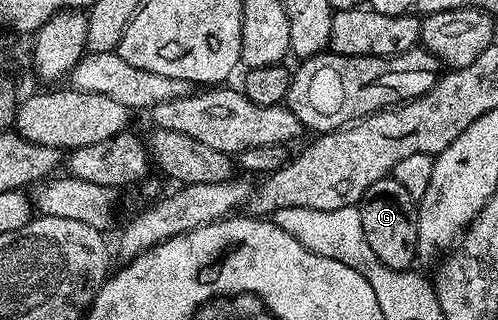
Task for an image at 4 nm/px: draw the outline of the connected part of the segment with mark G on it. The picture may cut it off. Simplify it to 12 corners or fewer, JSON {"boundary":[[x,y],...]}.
{"boundary":[[399,182],[367,186],[365,244],[391,270],[418,263],[417,204]]}

